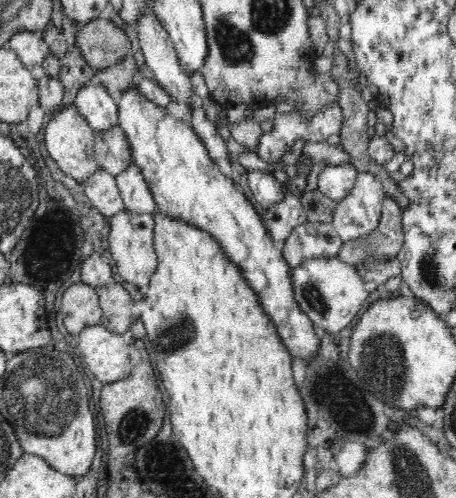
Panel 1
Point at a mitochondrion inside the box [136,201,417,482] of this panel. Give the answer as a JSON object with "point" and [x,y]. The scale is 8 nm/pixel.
{"point":[382,360]}

